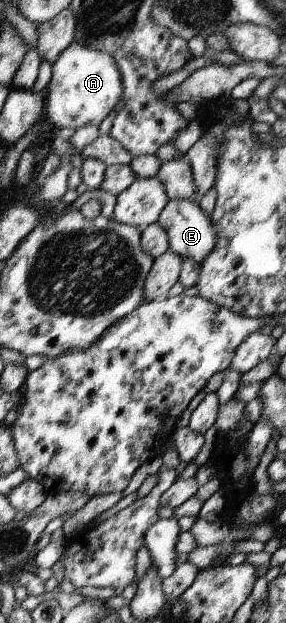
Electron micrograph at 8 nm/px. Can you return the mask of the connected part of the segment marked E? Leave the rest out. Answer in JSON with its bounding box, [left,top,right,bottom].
[157,199,218,264]

